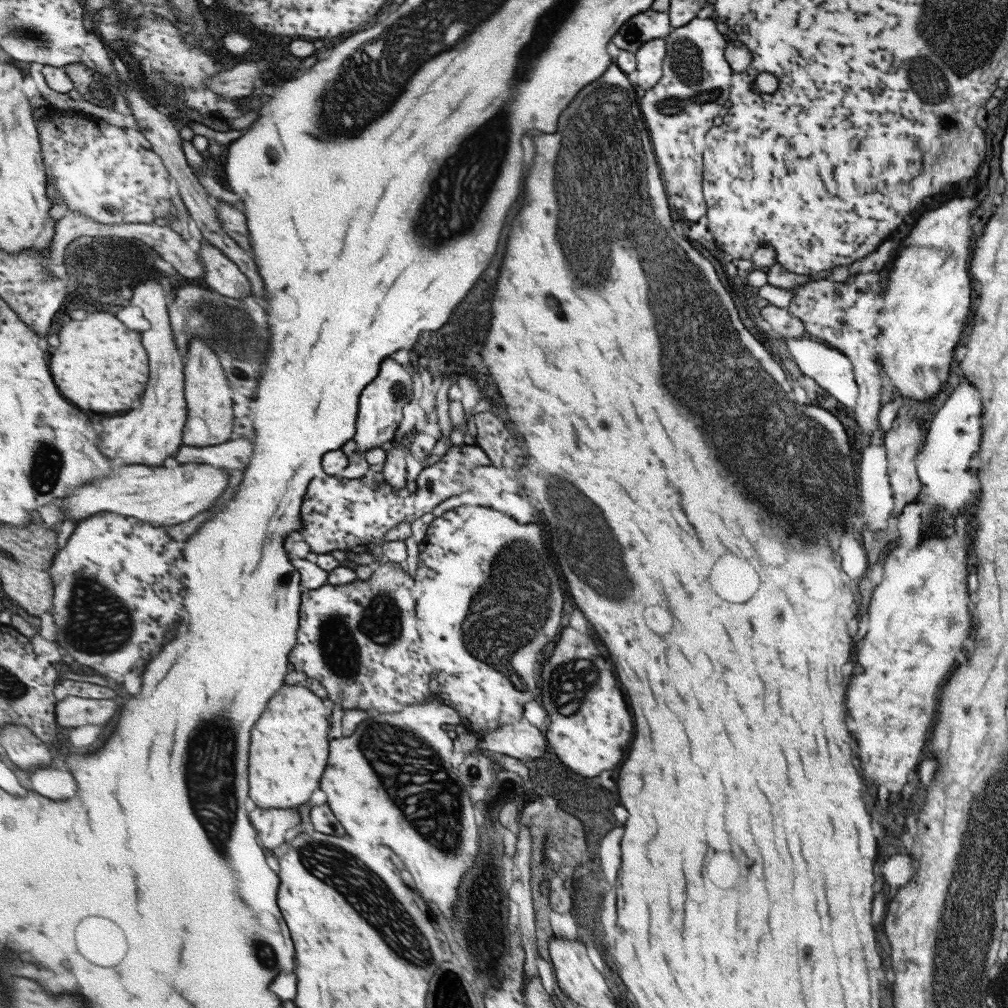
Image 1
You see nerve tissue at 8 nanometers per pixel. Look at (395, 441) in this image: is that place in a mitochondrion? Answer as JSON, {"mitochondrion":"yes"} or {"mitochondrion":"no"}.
{"mitochondrion":"no"}

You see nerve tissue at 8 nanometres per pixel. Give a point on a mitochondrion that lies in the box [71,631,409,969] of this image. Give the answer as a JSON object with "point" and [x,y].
{"point":[211,769]}

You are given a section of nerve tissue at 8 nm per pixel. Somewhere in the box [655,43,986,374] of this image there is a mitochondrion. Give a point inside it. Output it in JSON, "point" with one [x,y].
{"point":[942,85]}

